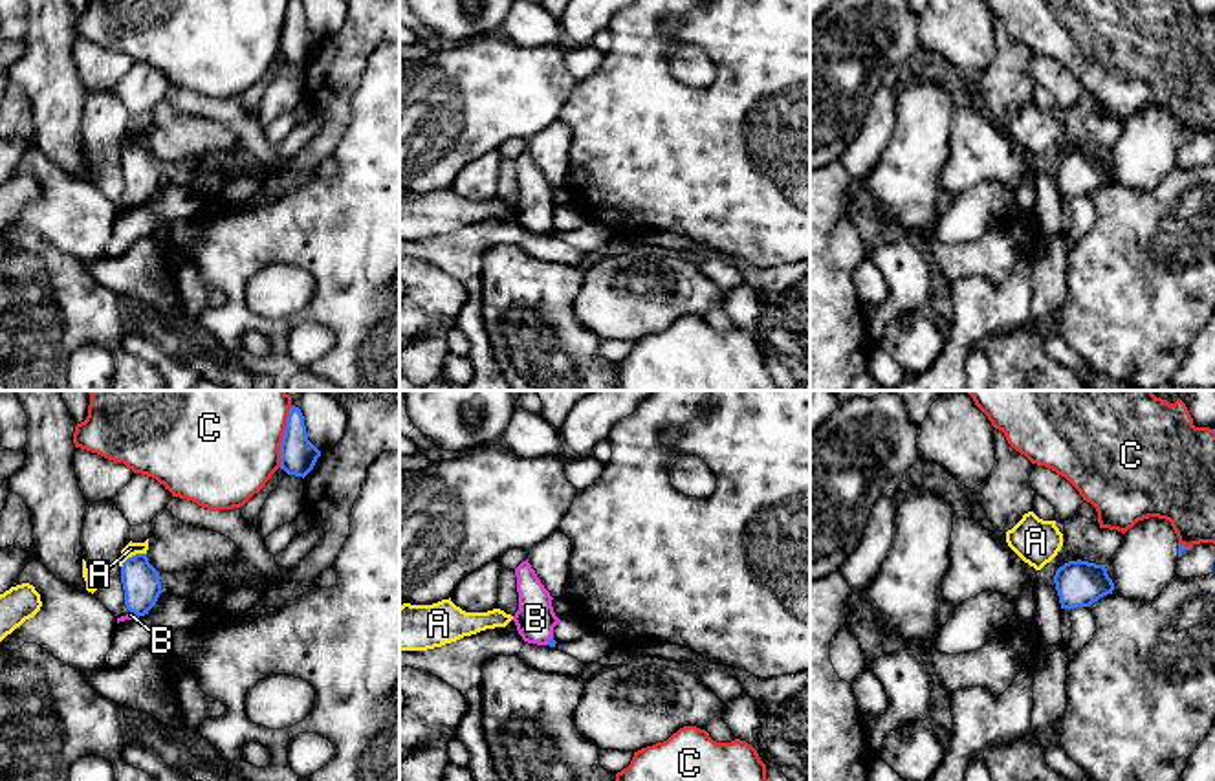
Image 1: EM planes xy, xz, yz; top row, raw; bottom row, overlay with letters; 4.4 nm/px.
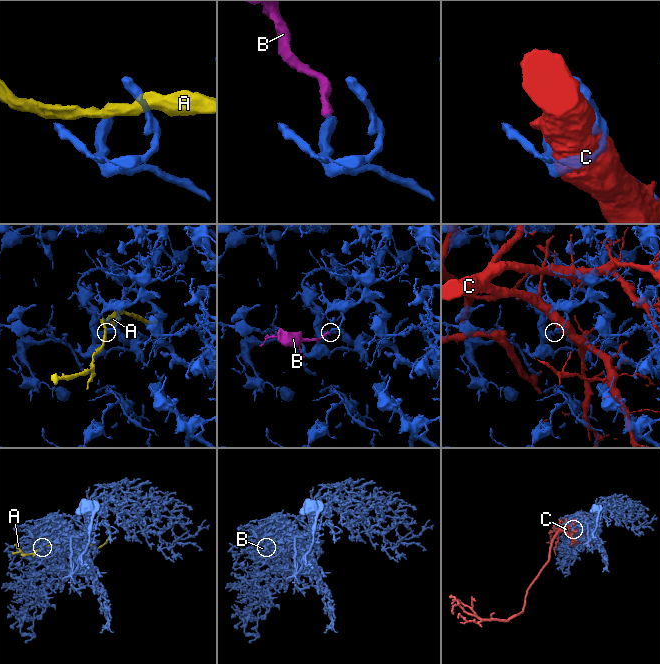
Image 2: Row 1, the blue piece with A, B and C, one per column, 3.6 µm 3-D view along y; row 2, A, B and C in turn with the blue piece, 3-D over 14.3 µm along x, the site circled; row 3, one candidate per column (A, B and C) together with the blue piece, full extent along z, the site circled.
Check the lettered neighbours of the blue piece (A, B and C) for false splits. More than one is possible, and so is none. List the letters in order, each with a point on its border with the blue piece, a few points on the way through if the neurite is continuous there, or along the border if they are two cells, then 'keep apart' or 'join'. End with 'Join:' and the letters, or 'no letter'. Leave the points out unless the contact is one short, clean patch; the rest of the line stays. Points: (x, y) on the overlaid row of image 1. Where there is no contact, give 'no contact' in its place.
A: meets blue in xy at (132, 556); border along xy (145, 552), (132, 554), (121, 567); keep apart
B: meets blue in xz at (548, 640); runs through xz (552, 642), (548, 640), (536, 626), (536, 618); join
C: meets blue in xy at (283, 437); keep apart
Join: B

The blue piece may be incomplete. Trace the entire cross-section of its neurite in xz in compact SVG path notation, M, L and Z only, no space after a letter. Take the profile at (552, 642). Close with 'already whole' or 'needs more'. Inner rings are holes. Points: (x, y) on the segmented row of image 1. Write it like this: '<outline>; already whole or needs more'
M522 561L515 568L519 610L513 616L519 634L528 644L555 647L553 627L561 622L552 607L552 596L531 565Z; needs more

